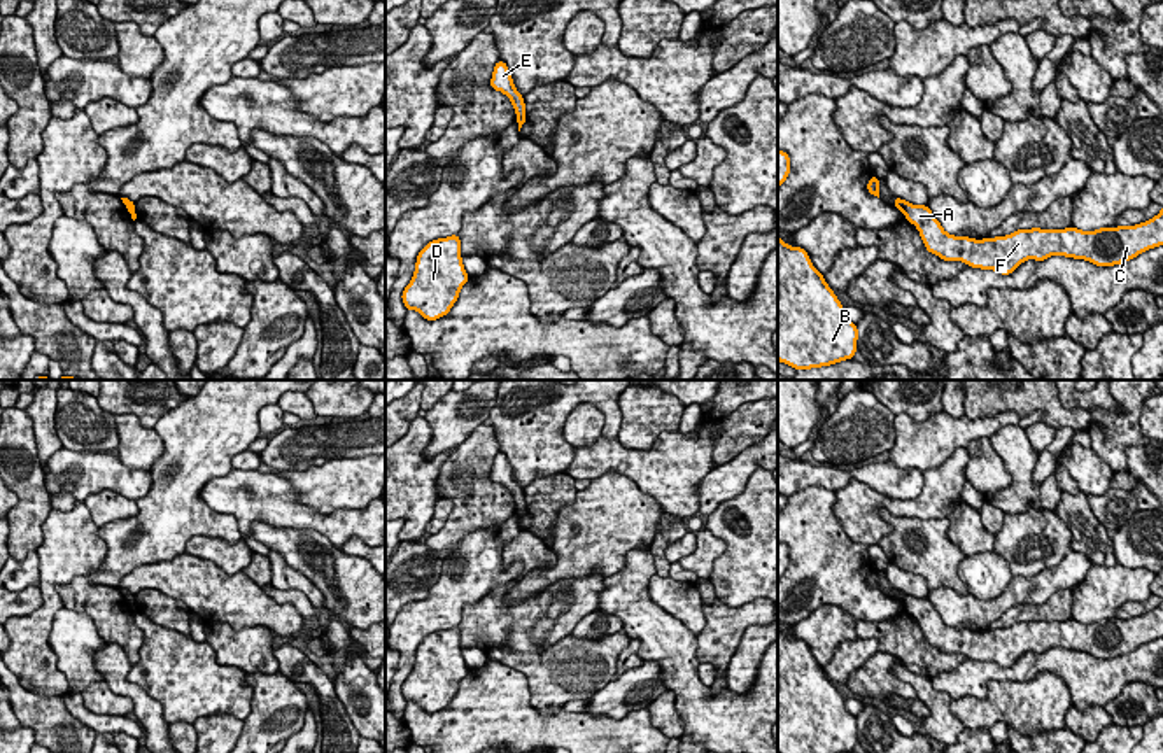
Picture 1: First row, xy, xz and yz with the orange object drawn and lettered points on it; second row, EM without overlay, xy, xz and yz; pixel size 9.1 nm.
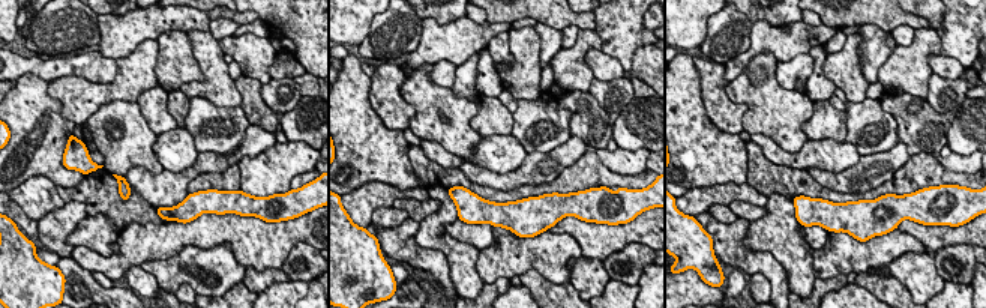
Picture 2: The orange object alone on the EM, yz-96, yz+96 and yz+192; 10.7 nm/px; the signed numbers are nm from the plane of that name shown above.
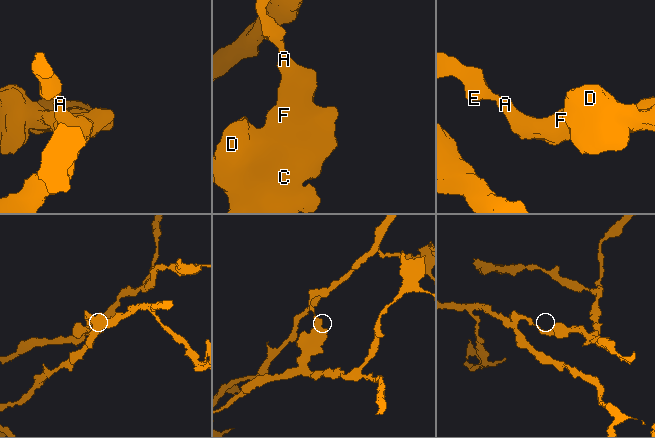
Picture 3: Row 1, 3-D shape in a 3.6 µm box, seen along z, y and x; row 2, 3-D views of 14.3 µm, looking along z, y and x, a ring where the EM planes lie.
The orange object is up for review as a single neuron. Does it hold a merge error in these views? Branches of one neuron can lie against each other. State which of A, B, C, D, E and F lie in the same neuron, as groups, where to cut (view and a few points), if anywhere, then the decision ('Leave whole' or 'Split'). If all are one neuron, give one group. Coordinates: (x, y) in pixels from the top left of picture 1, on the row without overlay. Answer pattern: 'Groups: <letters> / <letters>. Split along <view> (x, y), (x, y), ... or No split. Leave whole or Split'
Groups: A C D F / B E. Split along xz (524, 506), (517, 510). Split

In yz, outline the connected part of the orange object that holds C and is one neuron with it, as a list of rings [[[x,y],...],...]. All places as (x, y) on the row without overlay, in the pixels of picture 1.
[[[906,595],[902,604],[918,620],[930,646],[1002,667],[1011,667],[1026,651],[1044,653],[1054,646],[1084,651],[1096,658],[1114,658],[1163,637],[1163,599],[1152,611],[1128,620],[1107,618],[1095,623],[1081,623],[1074,618],[1032,620],[984,632],[946,625],[928,597]]]

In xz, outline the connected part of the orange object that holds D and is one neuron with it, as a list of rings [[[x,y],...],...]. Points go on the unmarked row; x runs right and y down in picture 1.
[[[459,627],[429,634],[417,648],[415,665],[401,692],[429,714],[447,707],[469,672],[462,658]]]

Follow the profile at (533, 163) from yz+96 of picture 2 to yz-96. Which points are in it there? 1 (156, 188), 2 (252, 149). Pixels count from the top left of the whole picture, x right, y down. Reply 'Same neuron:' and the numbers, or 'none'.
Same neuron: 1, 2

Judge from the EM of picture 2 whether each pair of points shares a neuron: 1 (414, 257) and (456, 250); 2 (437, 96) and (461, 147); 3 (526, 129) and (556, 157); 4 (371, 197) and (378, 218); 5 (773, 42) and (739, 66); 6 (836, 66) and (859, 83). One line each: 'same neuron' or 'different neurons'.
1: different neurons
2: same neuron
3: different neurons
4: different neurons
5: same neuron
6: same neuron

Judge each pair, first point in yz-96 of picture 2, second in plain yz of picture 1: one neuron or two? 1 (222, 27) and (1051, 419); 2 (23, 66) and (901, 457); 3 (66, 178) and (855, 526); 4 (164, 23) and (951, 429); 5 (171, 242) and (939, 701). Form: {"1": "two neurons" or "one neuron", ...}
{"1": "two neurons", "2": "two neurons", "3": "two neurons", "4": "one neuron", "5": "two neurons"}

